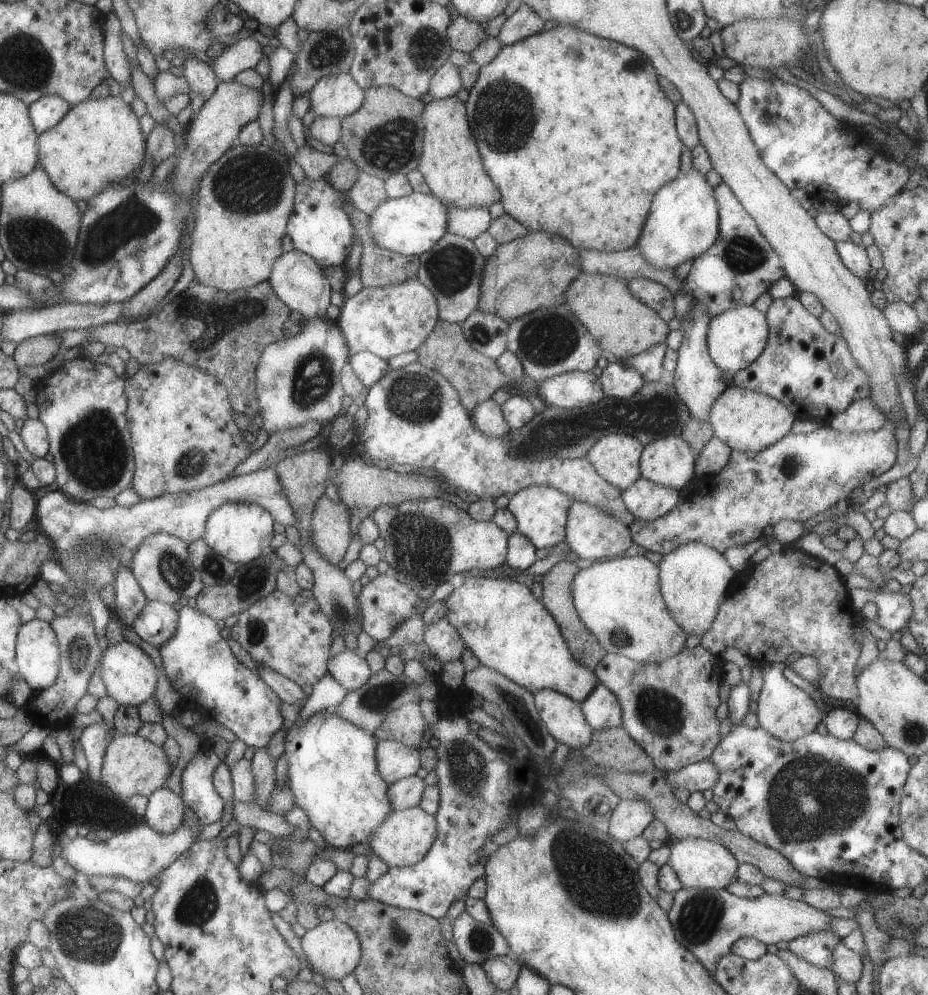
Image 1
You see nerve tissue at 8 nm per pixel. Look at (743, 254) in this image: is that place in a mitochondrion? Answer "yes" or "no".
yes

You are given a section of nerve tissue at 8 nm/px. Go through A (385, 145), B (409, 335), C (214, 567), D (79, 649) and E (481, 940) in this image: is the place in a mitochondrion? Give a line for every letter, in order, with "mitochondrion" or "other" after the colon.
A: mitochondrion
B: other
C: mitochondrion
D: mitochondrion
E: mitochondrion

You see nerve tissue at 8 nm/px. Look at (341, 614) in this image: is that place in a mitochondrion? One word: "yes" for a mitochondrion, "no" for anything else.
yes

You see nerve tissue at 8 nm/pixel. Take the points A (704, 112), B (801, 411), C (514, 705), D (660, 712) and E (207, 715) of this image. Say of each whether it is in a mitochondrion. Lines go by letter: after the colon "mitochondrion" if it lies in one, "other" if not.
A: other
B: other
C: mitochondrion
D: mitochondrion
E: other

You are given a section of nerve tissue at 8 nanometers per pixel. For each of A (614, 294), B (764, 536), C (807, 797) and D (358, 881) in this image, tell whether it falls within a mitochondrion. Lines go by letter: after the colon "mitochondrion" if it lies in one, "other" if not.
A: other
B: other
C: mitochondrion
D: other

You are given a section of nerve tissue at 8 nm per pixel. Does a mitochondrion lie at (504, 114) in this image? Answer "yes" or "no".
yes

